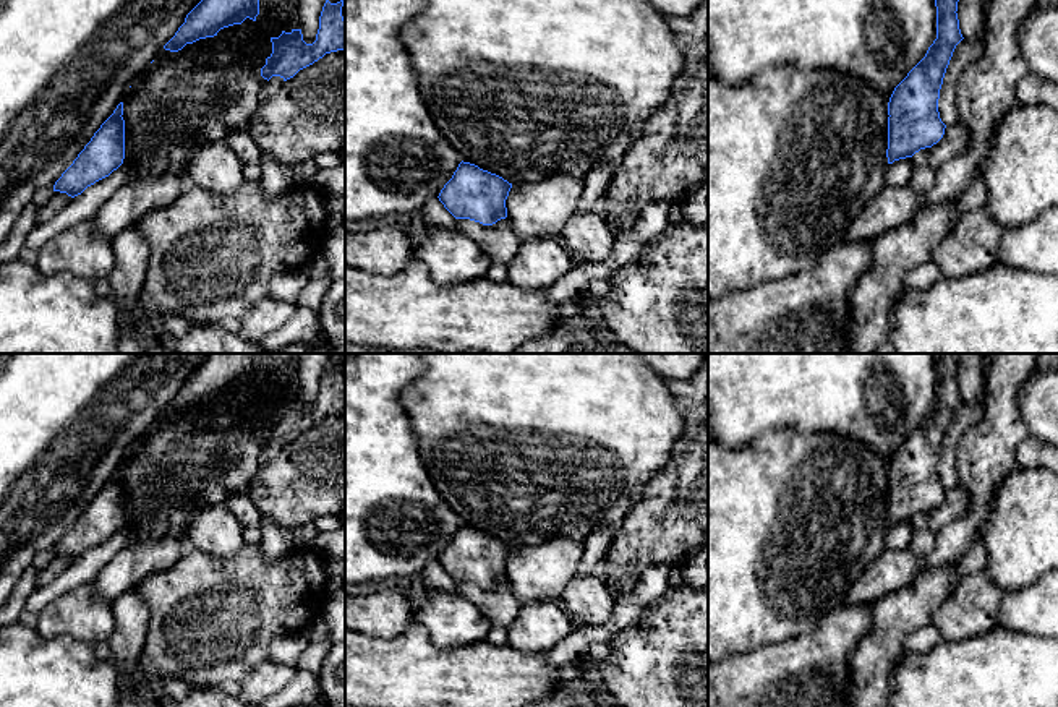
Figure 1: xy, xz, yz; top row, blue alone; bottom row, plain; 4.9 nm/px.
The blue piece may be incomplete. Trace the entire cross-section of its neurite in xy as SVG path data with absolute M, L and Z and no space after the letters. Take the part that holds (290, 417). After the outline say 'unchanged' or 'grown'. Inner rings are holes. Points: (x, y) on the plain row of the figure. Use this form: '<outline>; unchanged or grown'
M326 363L316 404L306 407L301 392L282 394L279 401L271 401L272 417L261 431L261 439L271 443L280 439L284 444L293 441L300 433L313 428L326 417L345 413L345 383L342 379L343 363L331 366Z; unchanged

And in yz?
M935 354L936 402L888 465L888 527L932 511L945 498L946 488L938 475L940 452L953 415L964 402L958 365L959 354Z; unchanged

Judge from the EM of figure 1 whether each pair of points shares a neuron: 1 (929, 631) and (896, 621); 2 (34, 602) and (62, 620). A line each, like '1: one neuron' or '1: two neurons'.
1: two neurons
2: two neurons

